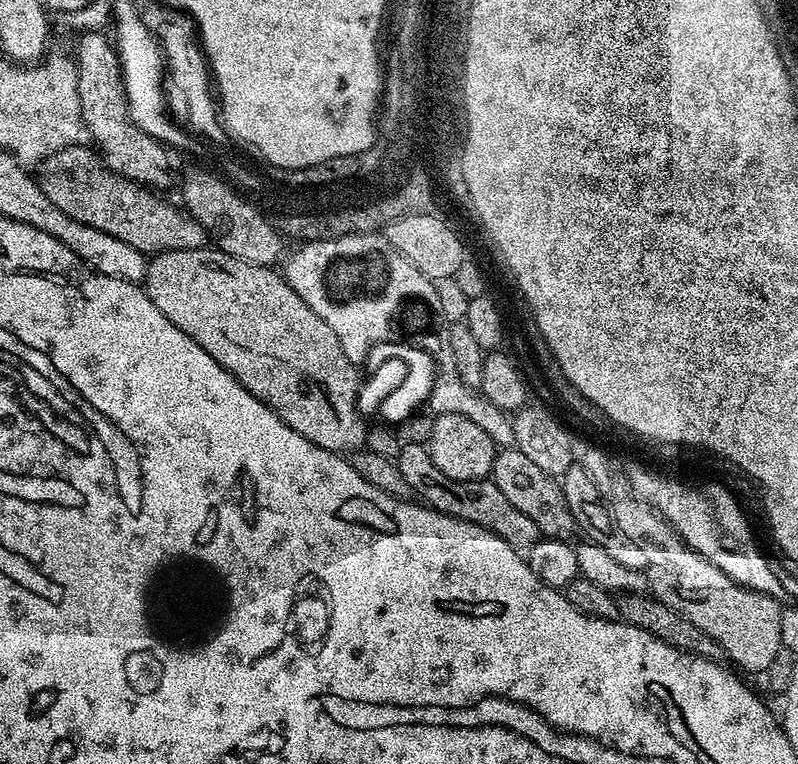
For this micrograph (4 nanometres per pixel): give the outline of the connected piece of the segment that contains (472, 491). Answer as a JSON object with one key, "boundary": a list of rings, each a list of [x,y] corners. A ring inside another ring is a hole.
{"boundary":[[[400,444],[398,450],[400,453],[395,453],[394,459],[398,470],[402,470],[402,478],[406,478],[413,493],[427,507],[437,508],[442,514],[482,526],[498,534],[498,538],[502,538],[511,548],[517,550],[531,550],[542,539],[537,524],[527,514],[522,514],[518,506],[513,506],[510,498],[506,498],[506,494],[498,490],[498,486],[491,478],[482,480],[446,478],[446,474],[442,474],[442,470],[434,466],[425,445]]]}

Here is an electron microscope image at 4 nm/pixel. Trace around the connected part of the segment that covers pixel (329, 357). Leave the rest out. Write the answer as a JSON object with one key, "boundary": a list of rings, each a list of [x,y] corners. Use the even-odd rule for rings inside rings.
{"boundary":[[[215,246],[170,250],[155,253],[149,259],[142,287],[150,302],[154,302],[178,330],[198,342],[198,346],[202,346],[202,350],[206,350],[206,354],[223,366],[247,392],[254,394],[254,398],[270,406],[290,430],[298,430],[302,438],[310,438],[310,442],[331,452],[351,454],[365,447],[366,420],[356,404],[362,383],[361,374],[356,373],[359,372],[357,365],[346,358],[338,334],[294,294],[275,267],[234,258]]]}

